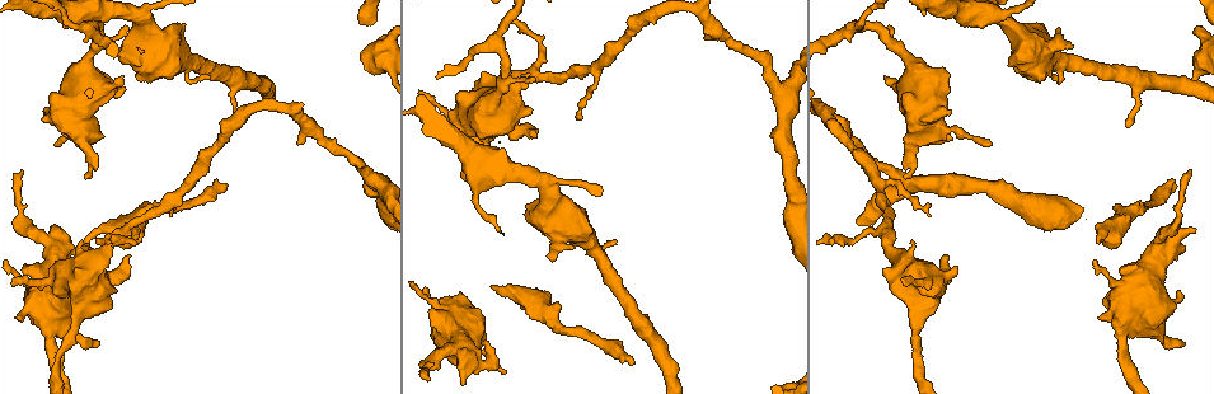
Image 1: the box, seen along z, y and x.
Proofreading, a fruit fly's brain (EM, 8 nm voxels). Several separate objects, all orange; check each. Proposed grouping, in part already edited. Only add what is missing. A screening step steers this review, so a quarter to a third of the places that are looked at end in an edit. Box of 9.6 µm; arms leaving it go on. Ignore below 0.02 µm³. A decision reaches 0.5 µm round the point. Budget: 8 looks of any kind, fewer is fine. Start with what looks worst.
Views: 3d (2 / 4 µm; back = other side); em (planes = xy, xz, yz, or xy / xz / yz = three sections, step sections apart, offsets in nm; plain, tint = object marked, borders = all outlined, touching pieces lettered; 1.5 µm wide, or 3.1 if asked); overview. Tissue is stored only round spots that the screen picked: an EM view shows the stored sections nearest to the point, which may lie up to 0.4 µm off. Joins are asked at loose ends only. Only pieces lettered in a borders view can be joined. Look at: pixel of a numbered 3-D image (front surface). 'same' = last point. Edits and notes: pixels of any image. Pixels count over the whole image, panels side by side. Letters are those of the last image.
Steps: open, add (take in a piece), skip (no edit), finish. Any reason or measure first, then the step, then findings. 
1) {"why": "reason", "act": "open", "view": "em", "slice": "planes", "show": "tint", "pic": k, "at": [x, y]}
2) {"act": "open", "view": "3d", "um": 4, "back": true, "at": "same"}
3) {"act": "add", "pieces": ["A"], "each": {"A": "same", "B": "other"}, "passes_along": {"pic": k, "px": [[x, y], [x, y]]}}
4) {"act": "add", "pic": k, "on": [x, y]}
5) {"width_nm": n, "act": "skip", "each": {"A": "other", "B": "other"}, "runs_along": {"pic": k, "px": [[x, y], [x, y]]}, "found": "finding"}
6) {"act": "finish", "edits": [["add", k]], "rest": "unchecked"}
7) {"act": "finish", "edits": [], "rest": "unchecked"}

{"why": "an open end", "act": "open", "view": "3d", "um": 4, "pic": 1, "at": [227, 184]}

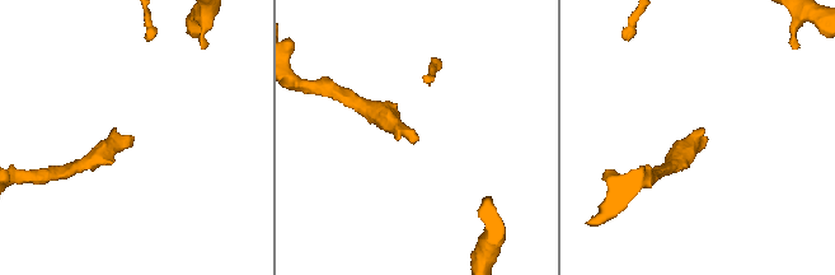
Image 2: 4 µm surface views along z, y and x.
{"why": "shape alone is not enough", "act": "open", "view": "em", "slice": "xz", "step": 4, "show": "borders", "pic": 2, "at": [705, 140]}

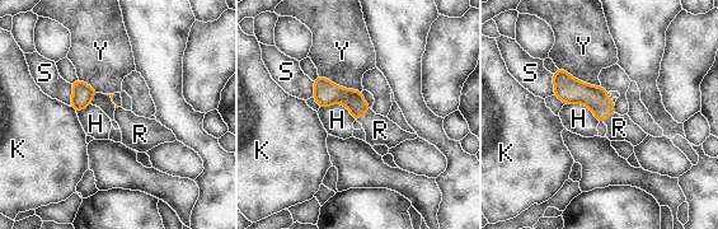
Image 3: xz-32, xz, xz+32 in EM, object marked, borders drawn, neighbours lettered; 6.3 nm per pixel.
{"act": "open", "view": "em", "slice": "planes", "show": "borders", "at": "same"}

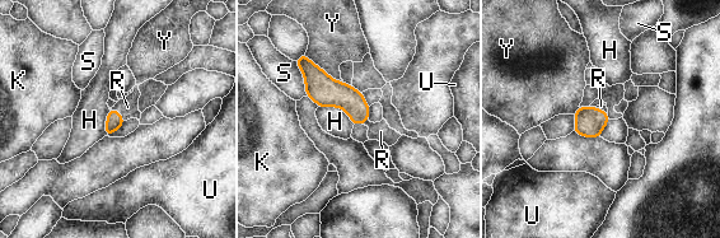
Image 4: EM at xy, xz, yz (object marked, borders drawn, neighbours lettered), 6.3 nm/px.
{"act": "add", "pieces": ["R"], "each": {"H": "other", "K": "other", "R": "same", "S": "other", "U": "other", "Y": "other"}, "passes_along": {"pic": 4, "px": [[115, 121], [118, 113], [127, 107]]}, "found": "it goes on there"}

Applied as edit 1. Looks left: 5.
{"why": "thin end", "act": "open", "view": "3d", "um": 2, "back": true, "pic": 1, "at": [1129, 125]}

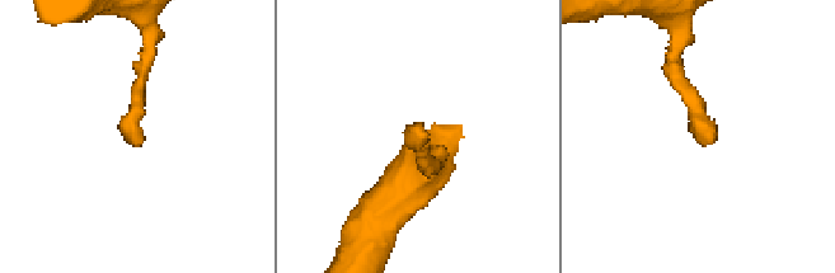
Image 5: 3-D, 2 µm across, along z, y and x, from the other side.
{"why": "now the EM", "act": "open", "view": "em", "slice": "planes", "show": "borders", "pic": 5, "at": [421, 135]}

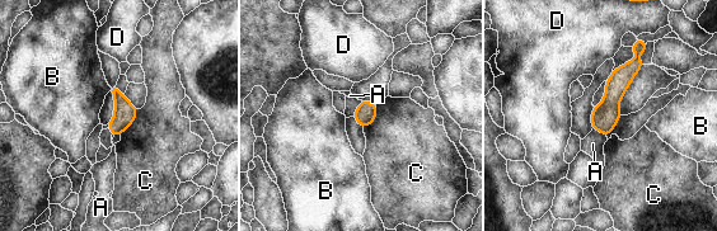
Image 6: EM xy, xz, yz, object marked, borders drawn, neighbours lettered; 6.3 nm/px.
{"width_nm": 130, "act": "skip", "each": {"A": "other", "B": "other", "C": "other", "D": "other"}, "runs_along": {"pic": 6, "px": [[637, 46], [605, 131]]}, "found": "no lettered piece goes on from it"}

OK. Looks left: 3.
{"why": "branch stops here", "act": "open", "view": "em", "slice": "planes", "show": "tint", "pic": 1, "at": [94, 344]}

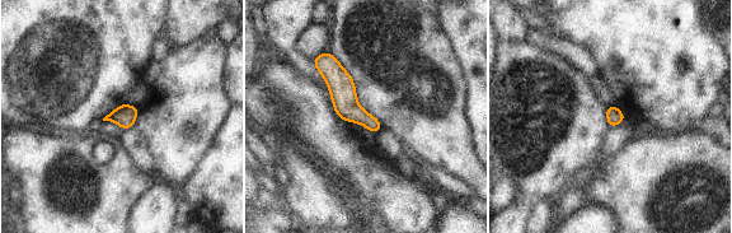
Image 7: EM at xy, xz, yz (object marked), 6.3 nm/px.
{"why": "what lies round it", "act": "open", "view": "em", "slice": "planes", "show": "borders", "at": "same"}

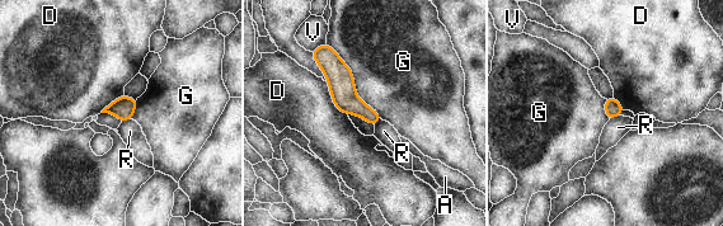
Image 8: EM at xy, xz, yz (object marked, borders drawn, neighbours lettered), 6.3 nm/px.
{"act": "skip", "each": {"A": "other", "D": "other", "G": "other", "R": "other", "V": "other"}, "border": {"pic": 8, "px": [[325, 43], [381, 118]]}, "found": "no lettered piece goes on from it"}

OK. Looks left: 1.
{"act": "finish", "edits": [["add", 4]], "rest": "unchecked"}

